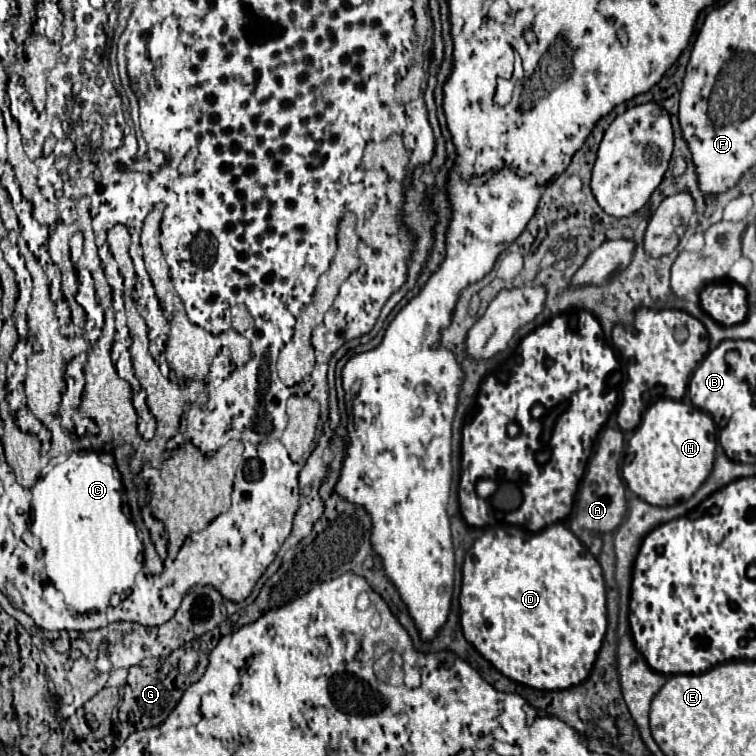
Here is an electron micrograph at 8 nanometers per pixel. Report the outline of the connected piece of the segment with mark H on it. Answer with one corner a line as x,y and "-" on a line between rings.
658,399
648,405
640,425
626,443
622,477
626,487
650,505
674,505
686,501
708,477
714,463
716,425
708,413
690,407
688,401

